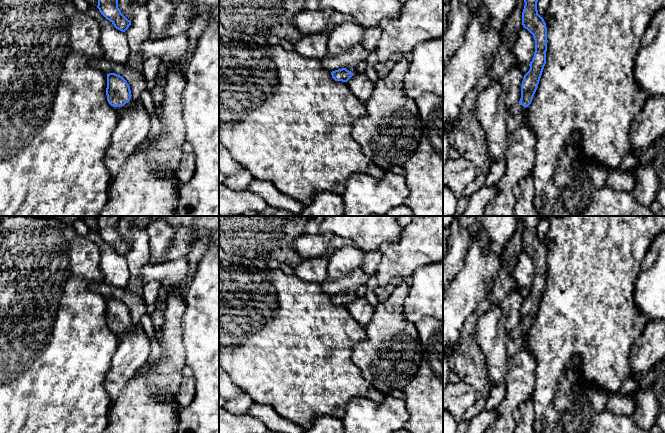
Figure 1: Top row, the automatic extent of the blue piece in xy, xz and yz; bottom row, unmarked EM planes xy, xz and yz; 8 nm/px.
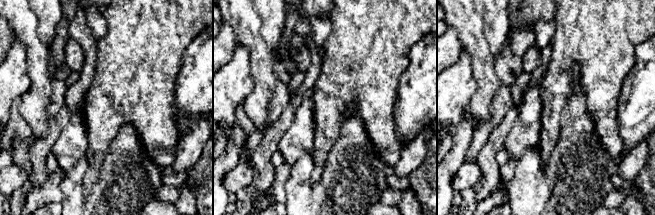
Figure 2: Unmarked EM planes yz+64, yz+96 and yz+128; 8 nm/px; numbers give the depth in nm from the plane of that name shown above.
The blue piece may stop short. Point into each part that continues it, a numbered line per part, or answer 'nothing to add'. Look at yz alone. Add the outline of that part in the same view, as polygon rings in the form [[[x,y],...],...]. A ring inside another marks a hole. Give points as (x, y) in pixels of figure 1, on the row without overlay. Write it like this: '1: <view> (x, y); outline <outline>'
1: yz (513, 340); outline [[[515,328],[508,332],[505,338],[506,351],[509,357],[514,355],[521,347],[525,331],[521,328]]]

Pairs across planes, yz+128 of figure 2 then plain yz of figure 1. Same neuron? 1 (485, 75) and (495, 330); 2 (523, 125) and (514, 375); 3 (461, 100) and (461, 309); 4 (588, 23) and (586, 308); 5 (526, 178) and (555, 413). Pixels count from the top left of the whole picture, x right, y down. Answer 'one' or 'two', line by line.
1: one
2: one
3: one
4: one
5: one

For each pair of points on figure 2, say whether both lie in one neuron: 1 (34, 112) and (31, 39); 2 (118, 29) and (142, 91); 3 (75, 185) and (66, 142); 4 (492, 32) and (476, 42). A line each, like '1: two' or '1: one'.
1: one
2: one
3: two
4: two

